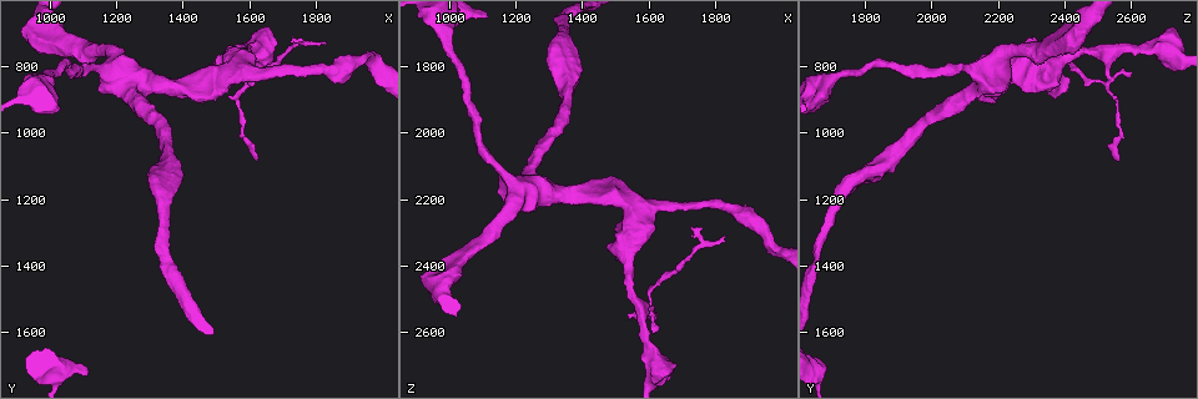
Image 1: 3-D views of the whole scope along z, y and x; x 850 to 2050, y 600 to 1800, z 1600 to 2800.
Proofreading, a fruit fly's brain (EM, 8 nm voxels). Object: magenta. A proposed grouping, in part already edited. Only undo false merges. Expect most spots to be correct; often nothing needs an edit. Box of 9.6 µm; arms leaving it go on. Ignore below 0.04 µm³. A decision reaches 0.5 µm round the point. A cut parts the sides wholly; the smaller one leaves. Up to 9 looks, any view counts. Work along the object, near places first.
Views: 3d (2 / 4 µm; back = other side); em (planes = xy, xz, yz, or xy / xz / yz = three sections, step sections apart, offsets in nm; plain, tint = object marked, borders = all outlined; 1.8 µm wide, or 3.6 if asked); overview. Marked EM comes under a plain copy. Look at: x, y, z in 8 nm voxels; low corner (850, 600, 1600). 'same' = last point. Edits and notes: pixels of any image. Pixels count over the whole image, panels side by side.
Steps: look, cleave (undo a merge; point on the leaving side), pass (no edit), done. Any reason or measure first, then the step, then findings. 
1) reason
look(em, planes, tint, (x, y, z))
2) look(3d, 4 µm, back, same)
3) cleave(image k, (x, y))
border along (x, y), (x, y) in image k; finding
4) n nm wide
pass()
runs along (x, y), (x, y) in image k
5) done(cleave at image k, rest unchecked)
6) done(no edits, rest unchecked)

thick turns thin
look(3d, 4 µm, (1250, 850, 2140))

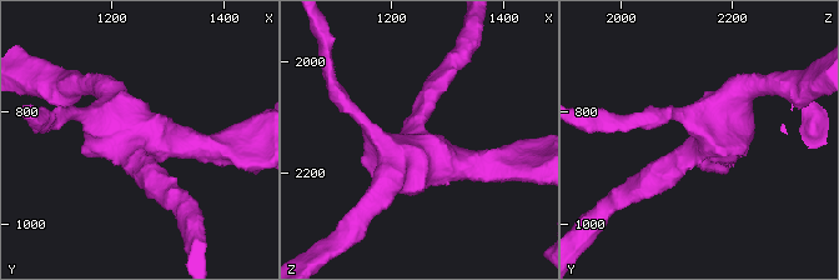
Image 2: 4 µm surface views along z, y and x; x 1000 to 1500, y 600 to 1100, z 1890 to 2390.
look(em, 3.6 µm, xy, step 16, tint, (1240, 850, 2140))

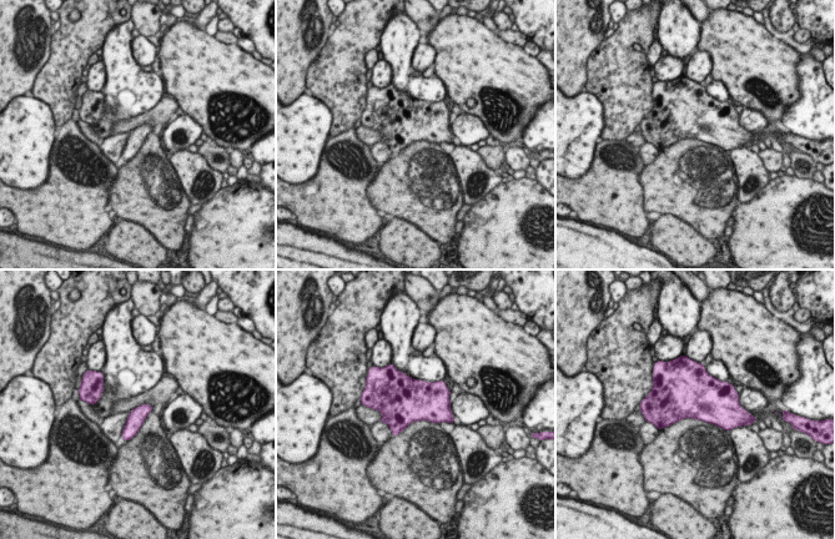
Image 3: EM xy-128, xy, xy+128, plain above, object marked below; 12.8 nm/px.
cut it another way
look(em, 3.6 µm, planes, borders, same)

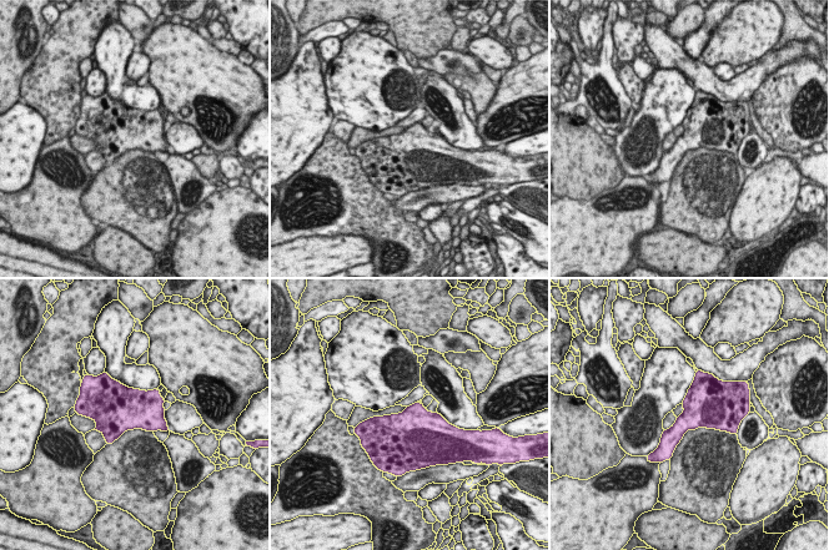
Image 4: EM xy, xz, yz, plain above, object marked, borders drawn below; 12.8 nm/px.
pass()
all the same neuron

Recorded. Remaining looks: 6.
thick turns thin
look(em, planes, tint, (1810, 810, 2220))

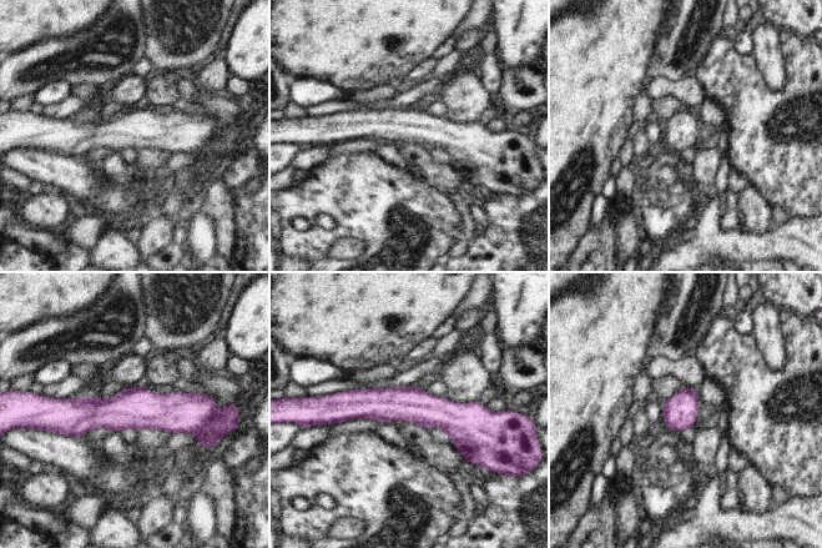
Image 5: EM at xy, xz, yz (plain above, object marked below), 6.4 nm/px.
pass()
runs along (55, 406), (205, 418) in image 5; all the same neuron

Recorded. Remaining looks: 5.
four-way junction
look(em, 3.6 µm, planes, tint, (1600, 820, 2220))

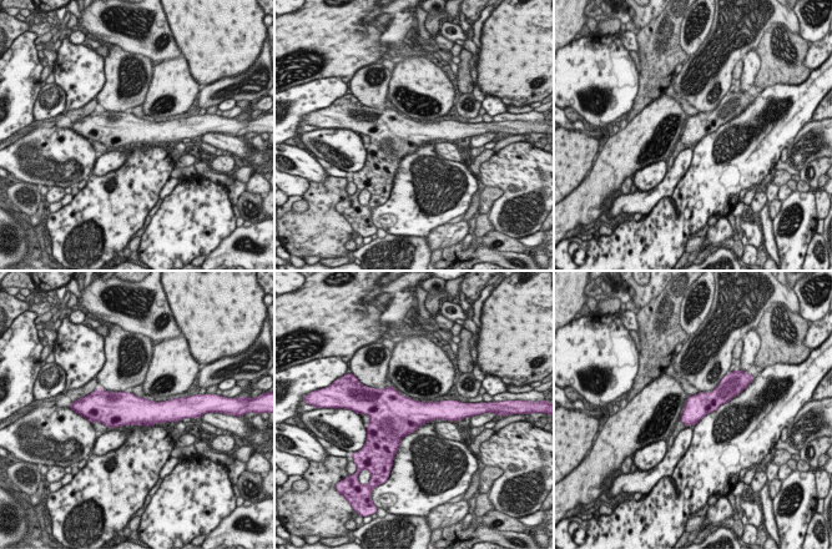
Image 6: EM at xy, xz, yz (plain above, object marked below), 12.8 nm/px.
pass()
continuous, no second neuron

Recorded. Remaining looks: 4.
thick turns thin
look(3d, 4 µm, (980, 830, 1710))

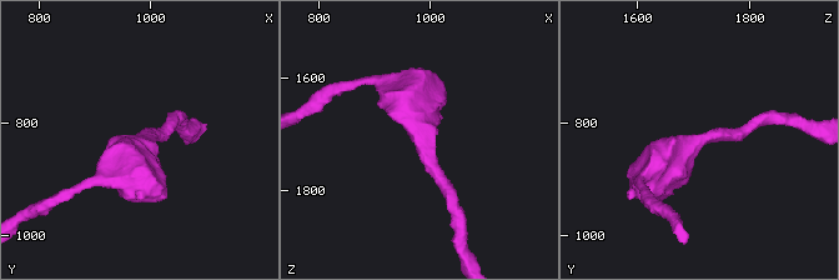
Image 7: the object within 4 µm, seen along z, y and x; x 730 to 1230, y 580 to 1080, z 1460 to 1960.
look(em, 3.6 µm, planes, tint, (980, 840, 1700))

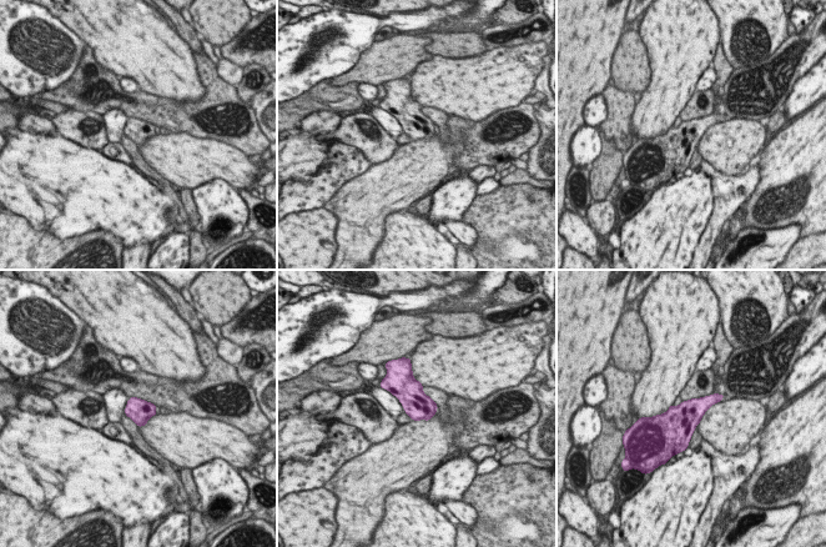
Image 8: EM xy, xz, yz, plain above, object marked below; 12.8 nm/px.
pass()
one neuron here

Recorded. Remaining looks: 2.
done(no edits, rest unchecked)

